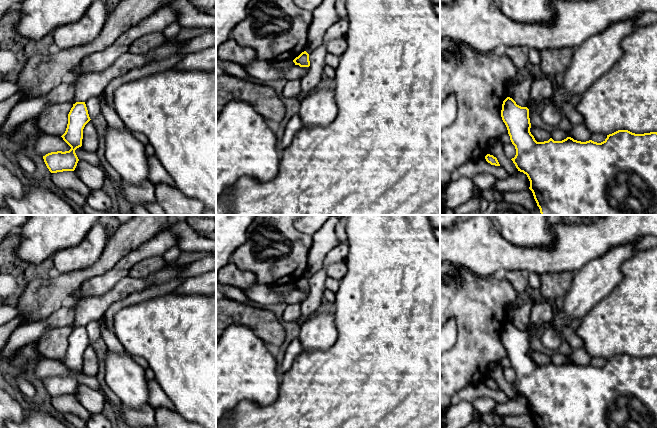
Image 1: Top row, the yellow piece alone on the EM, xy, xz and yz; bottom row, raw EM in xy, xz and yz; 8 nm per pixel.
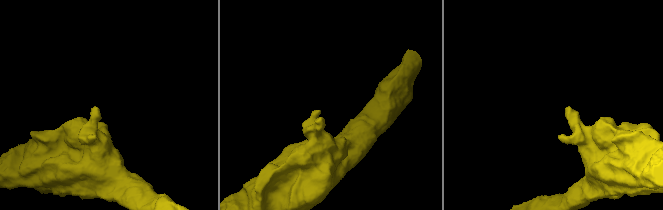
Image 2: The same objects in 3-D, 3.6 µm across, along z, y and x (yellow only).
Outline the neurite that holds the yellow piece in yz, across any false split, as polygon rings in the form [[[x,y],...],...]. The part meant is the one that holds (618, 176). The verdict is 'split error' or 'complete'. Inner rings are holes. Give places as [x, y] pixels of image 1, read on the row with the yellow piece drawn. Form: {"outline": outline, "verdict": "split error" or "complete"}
{"outline": [[[507,97],[502,104],[501,117],[516,155],[511,160],[518,171],[527,175],[541,215],[657,215],[657,132],[635,134],[618,130],[597,143],[581,142],[567,137],[562,141],[537,142],[530,132],[529,109]]], "verdict": "complete"}

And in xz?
{"outline": [[[304,51],[298,57],[296,57],[293,62],[295,63],[295,65],[299,65],[300,67],[309,67],[309,54]]], "verdict": "complete"}

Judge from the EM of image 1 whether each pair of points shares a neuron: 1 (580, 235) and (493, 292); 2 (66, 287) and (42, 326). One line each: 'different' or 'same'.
1: different
2: different

